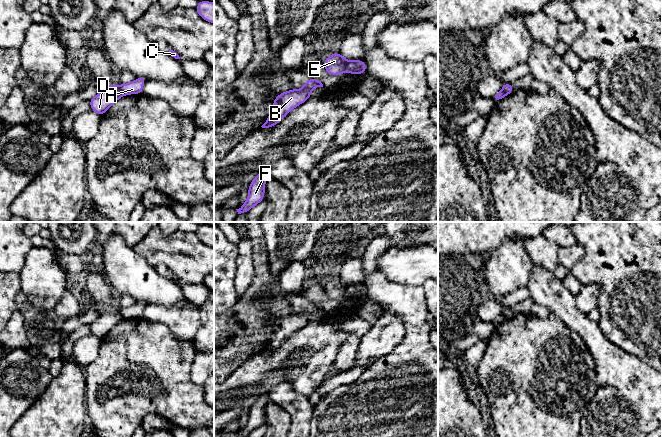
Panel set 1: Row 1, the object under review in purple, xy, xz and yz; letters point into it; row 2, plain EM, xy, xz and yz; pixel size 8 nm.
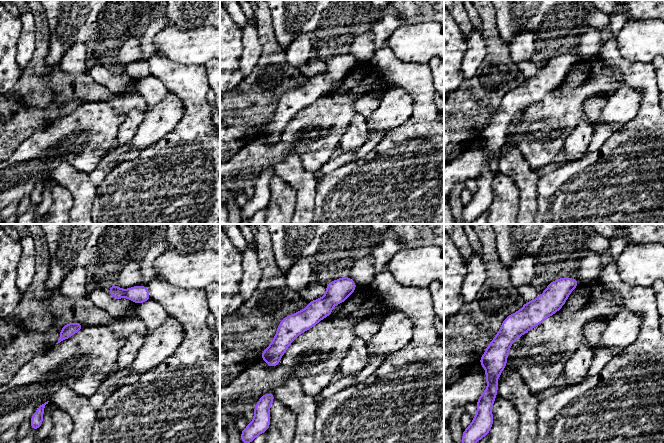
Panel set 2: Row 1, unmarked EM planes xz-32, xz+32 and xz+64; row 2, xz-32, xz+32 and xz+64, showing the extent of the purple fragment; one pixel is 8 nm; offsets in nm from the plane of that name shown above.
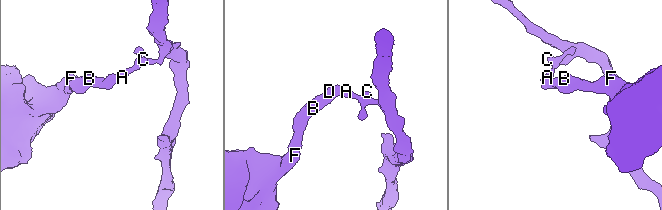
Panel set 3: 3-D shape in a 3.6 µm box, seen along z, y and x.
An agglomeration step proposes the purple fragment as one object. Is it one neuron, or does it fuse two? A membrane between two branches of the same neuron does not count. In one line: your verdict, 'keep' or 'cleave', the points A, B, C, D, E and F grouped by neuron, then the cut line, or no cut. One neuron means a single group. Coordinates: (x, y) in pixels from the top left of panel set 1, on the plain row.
cleave; groups A C / B D E F; cut xz (349, 285), (344, 295)

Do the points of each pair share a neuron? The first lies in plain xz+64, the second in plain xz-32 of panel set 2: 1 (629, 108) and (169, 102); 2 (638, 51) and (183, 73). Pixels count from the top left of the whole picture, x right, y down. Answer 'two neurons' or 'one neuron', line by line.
1: one neuron
2: two neurons

